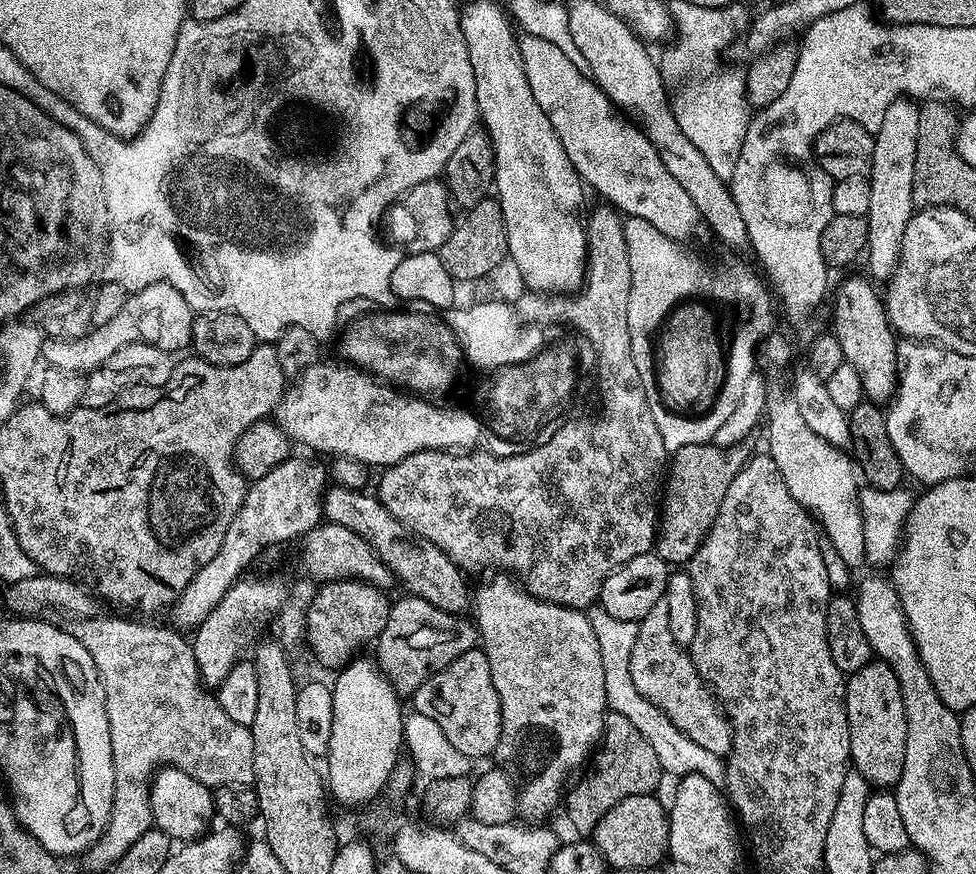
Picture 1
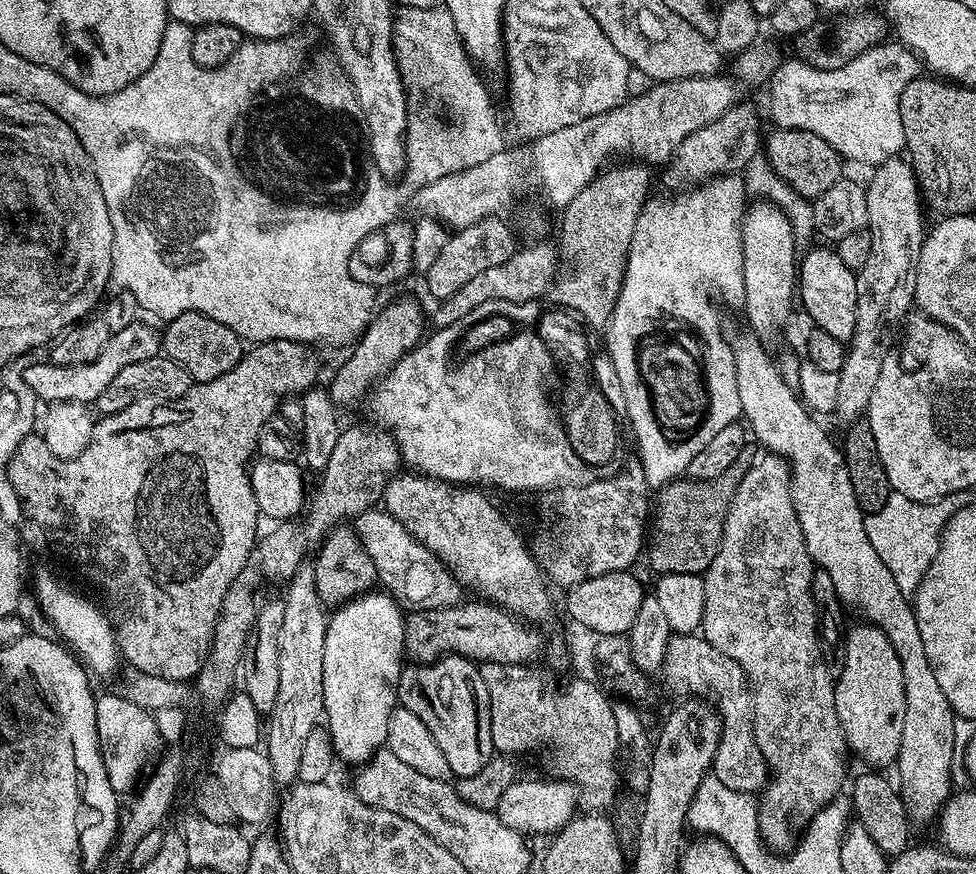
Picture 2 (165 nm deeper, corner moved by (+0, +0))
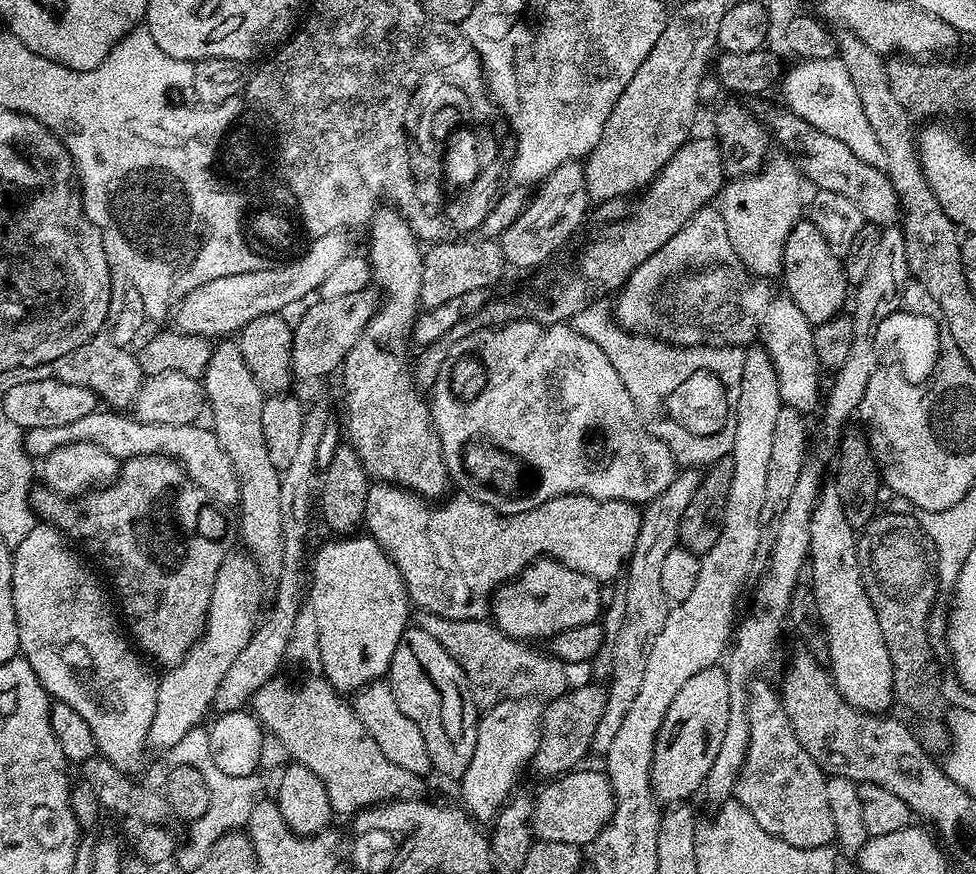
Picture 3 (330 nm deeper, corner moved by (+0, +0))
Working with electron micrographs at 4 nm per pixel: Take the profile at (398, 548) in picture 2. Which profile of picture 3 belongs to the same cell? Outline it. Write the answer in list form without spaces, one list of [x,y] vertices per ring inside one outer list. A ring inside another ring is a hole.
[[[376,482],[369,487],[368,497],[366,498],[366,510],[364,511],[363,527],[366,529],[367,535],[378,542],[378,546],[389,556],[396,564],[400,576],[404,579],[404,586],[408,589],[409,597],[413,601],[416,600],[423,608],[423,611],[437,613],[442,618],[450,618],[451,620],[482,620],[489,615],[490,601],[497,588],[502,584],[508,583],[510,580],[516,579],[523,568],[527,568],[534,560],[541,558],[551,558],[557,560],[559,564],[564,564],[570,570],[578,570],[582,574],[586,574],[590,578],[601,582],[612,580],[616,575],[625,571],[628,559],[632,556],[634,550],[634,542],[638,542],[638,530],[640,529],[641,509],[637,505],[626,500],[599,500],[593,496],[559,496],[550,502],[546,502],[542,506],[538,506],[534,510],[526,510],[522,514],[514,514],[513,516],[505,516],[494,511],[489,504],[483,504],[481,500],[474,500],[471,496],[456,494],[453,500],[445,499],[439,506],[433,506],[429,501],[419,497],[415,492],[409,492],[406,488],[400,488],[396,484],[385,484]]]

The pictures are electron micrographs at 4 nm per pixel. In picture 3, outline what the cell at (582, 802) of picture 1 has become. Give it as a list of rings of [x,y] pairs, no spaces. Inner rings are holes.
[[[421,611],[418,627],[426,630],[462,666],[468,679],[468,685],[477,705],[481,709],[493,708],[499,700],[526,700],[535,698],[540,702],[558,699],[568,692],[569,685],[564,669],[564,661],[547,651],[535,652],[535,647],[505,636],[499,628],[487,619],[451,620],[442,618],[437,613]]]

